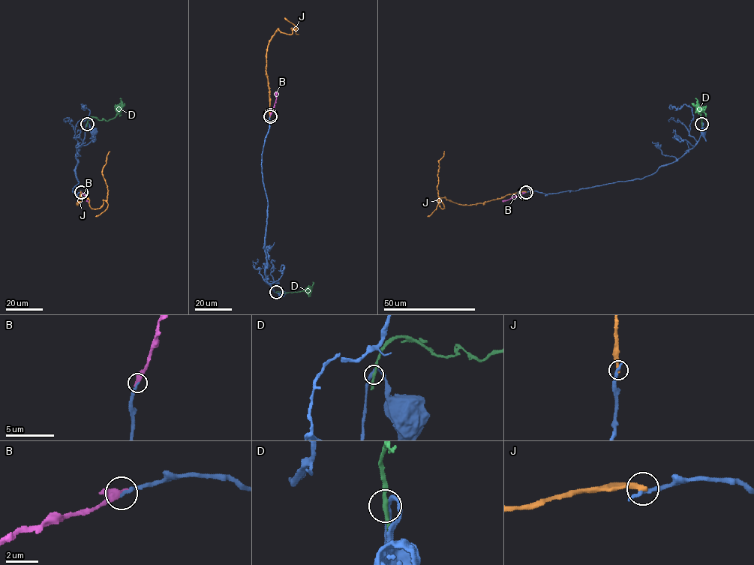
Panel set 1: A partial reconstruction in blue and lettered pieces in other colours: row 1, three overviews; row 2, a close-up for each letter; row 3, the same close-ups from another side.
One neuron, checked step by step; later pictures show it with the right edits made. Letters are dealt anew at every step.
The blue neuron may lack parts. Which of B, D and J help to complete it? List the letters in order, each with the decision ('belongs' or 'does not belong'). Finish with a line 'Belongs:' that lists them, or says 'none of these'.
B: belongs
D: does not belong
J: does not belong
Belongs: B

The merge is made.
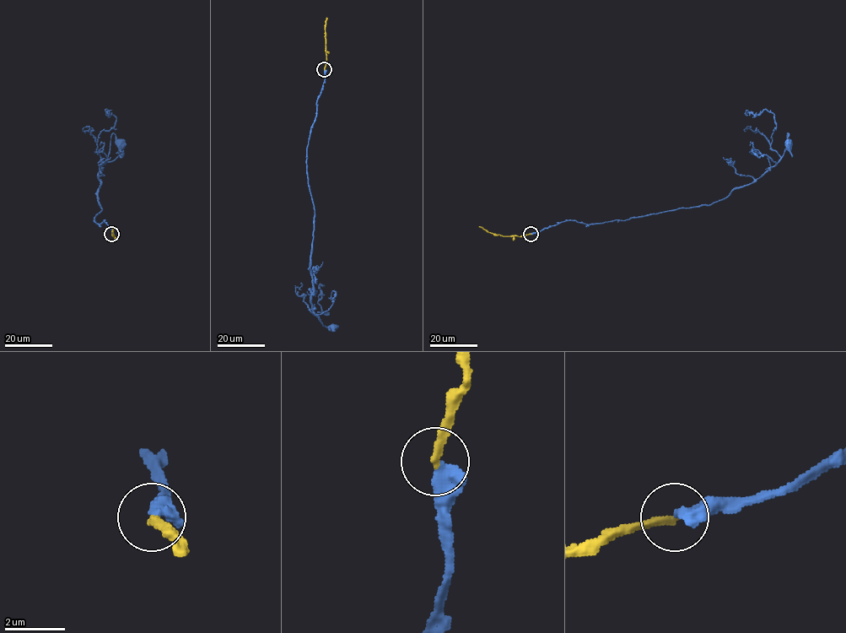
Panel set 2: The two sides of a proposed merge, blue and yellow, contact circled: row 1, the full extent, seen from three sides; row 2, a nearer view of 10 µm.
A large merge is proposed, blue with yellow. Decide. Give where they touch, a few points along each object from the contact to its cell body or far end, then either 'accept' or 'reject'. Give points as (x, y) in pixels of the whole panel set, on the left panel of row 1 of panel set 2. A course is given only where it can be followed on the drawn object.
at (111, 234); blue runs (111, 233), (105, 220), (94, 220), (102, 209), (99, 173), (110, 136), (121, 142); yellow runs (111, 234), (114, 236), (115, 226); reject

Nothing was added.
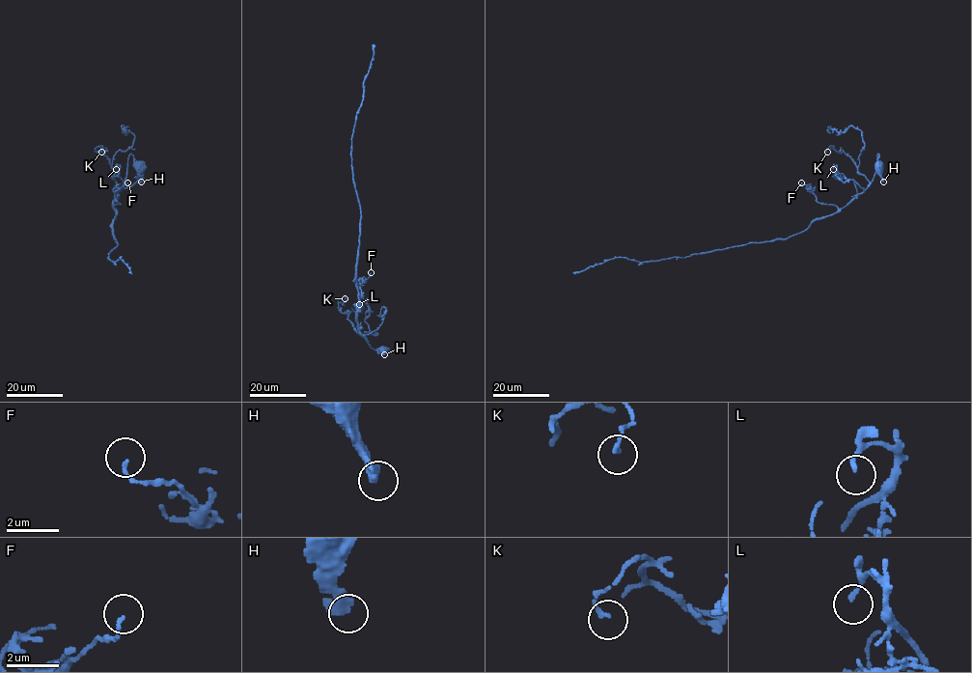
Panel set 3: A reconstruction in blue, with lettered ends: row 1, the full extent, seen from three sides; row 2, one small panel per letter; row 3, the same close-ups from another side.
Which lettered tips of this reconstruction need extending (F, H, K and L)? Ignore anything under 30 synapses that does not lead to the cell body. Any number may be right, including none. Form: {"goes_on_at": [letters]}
{"goes_on_at": []}

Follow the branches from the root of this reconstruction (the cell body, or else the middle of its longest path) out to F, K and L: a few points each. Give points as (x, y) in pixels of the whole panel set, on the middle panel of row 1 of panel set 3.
F: (383, 350), (370, 347), (360, 333), (356, 322), (361, 293), (357, 282), (366, 280), (371, 272)
K: (383, 350), (371, 348), (348, 319), (348, 314), (339, 309), (339, 303), (344, 302), (345, 298)
L: (383, 350), (371, 348), (360, 333), (358, 329), (362, 326), (356, 313), (363, 308), (359, 304)

